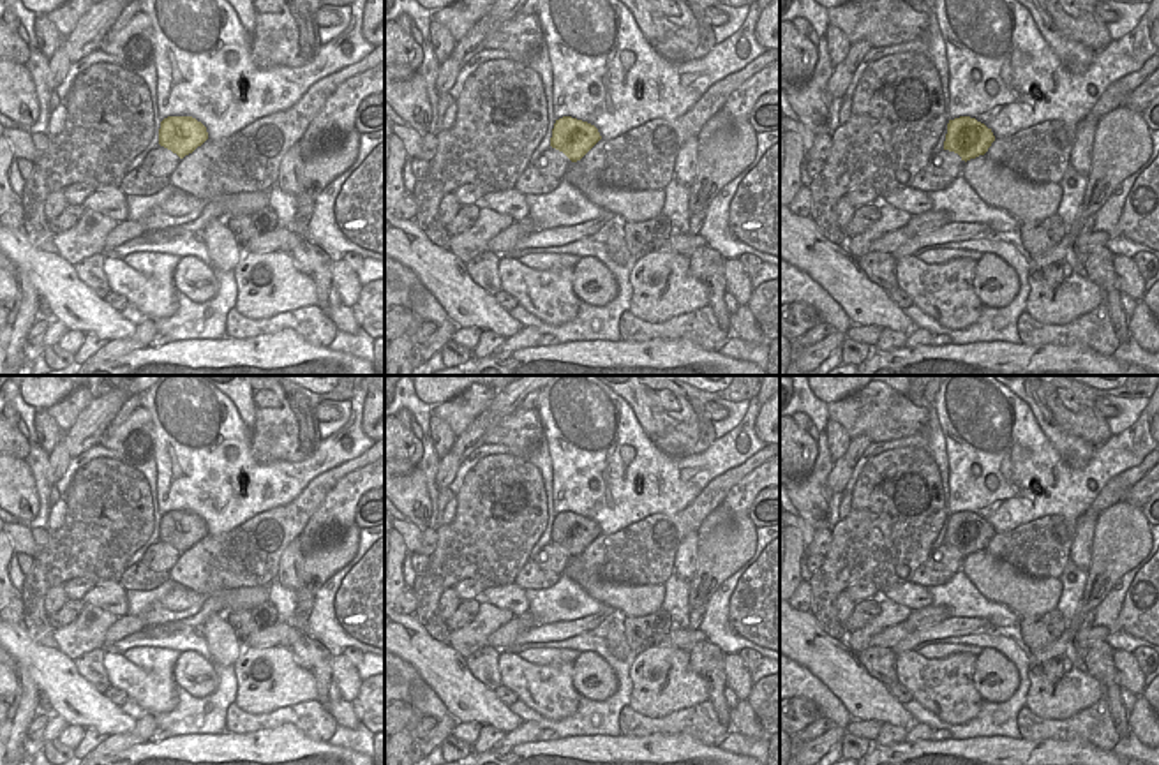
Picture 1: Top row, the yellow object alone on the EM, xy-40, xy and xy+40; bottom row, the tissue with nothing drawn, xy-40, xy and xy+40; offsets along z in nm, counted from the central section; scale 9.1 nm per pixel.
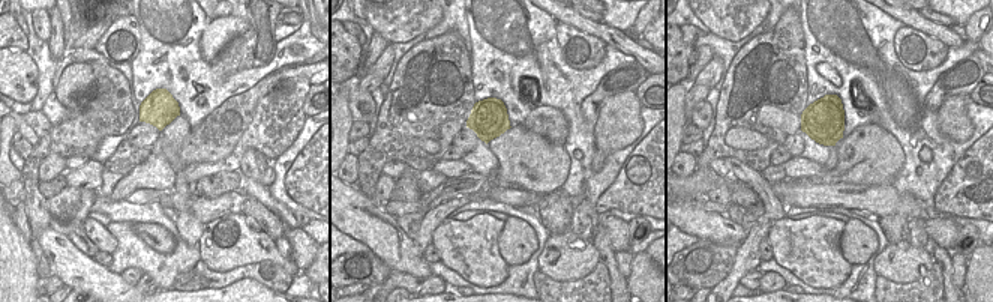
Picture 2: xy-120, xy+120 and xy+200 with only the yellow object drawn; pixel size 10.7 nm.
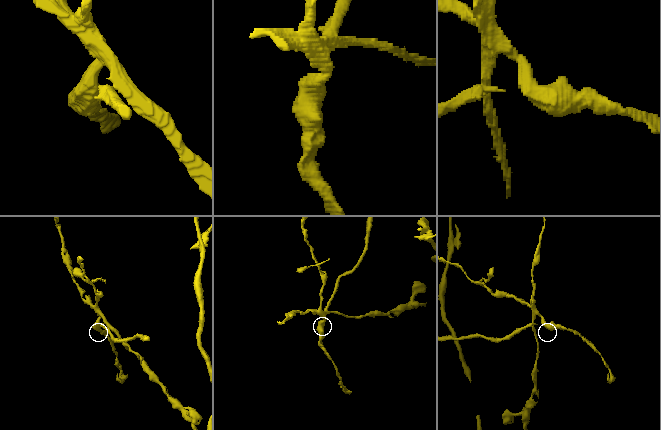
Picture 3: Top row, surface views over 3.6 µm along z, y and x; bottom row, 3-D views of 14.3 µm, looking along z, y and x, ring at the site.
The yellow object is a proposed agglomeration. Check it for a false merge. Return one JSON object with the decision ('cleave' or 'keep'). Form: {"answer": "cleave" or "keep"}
{"answer": "cleave"}

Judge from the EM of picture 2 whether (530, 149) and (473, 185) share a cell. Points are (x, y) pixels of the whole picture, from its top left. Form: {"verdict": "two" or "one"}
{"verdict": "one"}

